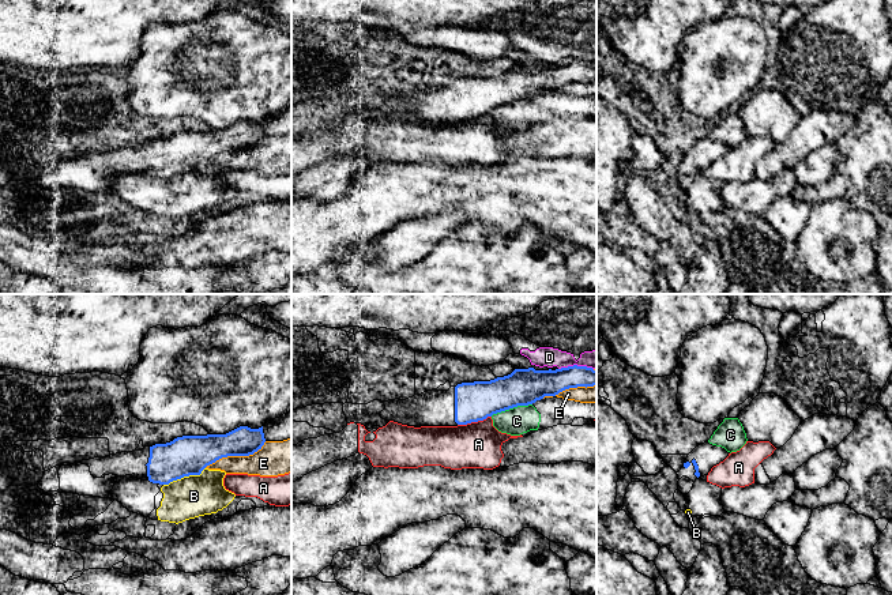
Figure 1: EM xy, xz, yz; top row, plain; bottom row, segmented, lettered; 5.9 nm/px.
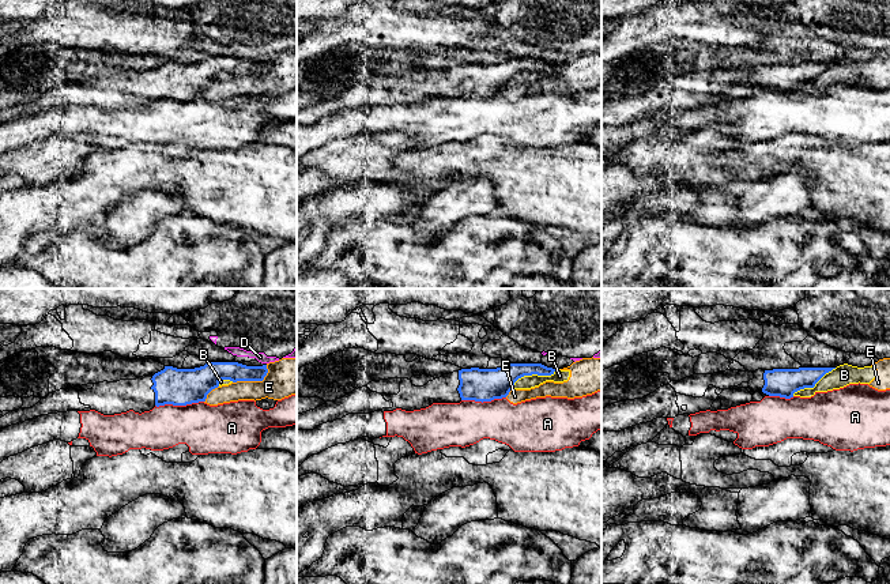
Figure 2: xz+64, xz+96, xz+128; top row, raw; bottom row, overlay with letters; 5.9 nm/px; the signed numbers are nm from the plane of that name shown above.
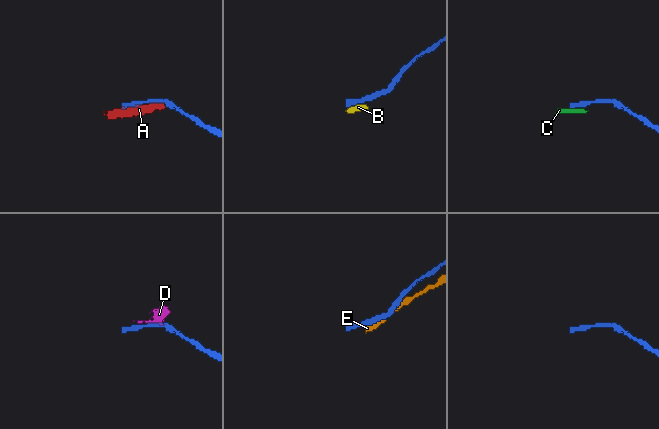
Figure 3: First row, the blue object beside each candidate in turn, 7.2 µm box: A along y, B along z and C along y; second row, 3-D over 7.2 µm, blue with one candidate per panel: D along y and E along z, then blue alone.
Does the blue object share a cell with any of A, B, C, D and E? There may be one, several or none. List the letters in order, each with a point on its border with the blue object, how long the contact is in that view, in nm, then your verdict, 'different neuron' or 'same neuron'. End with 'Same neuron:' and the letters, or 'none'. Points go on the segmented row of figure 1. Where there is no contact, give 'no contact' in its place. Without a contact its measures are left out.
A: meets blue in xz at (474, 421); contact 200 nm long; different neuron
B: meets blue in xy at (184, 475); contact 260 nm long; different neuron
C: meets blue in xz at (511, 407); contact 260 nm long; different neuron
D: meets blue in xz at (575, 365); contact 200 nm long; different neuron
E: meets blue in xy at (234, 455); contact 400 nm long; different neuron
Same neuron: none

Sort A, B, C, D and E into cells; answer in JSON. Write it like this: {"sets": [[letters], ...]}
{"sets": [["A"], ["B", "E"], ["C"], ["D"]]}

